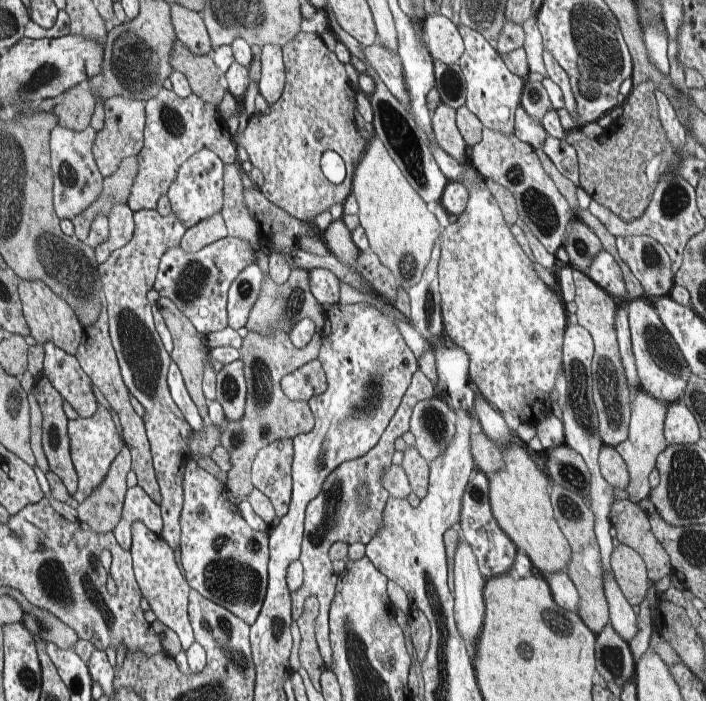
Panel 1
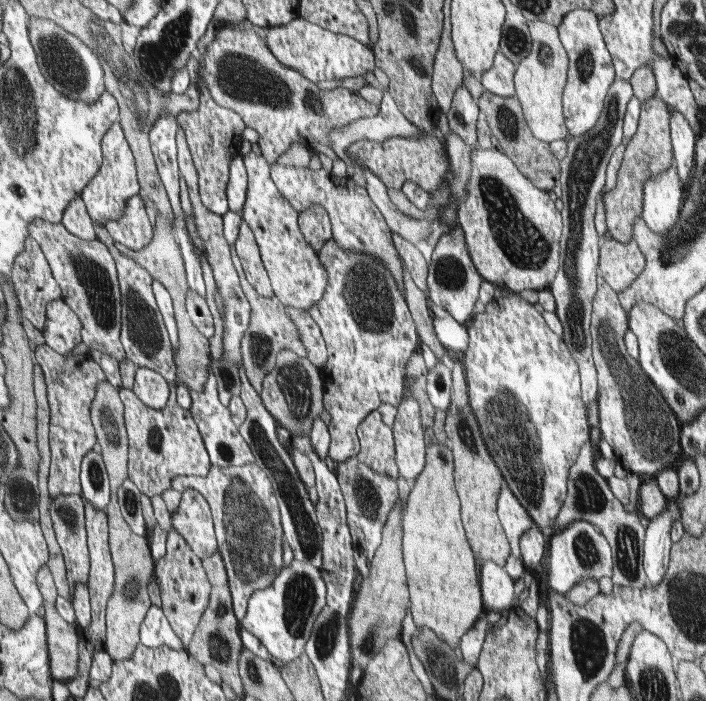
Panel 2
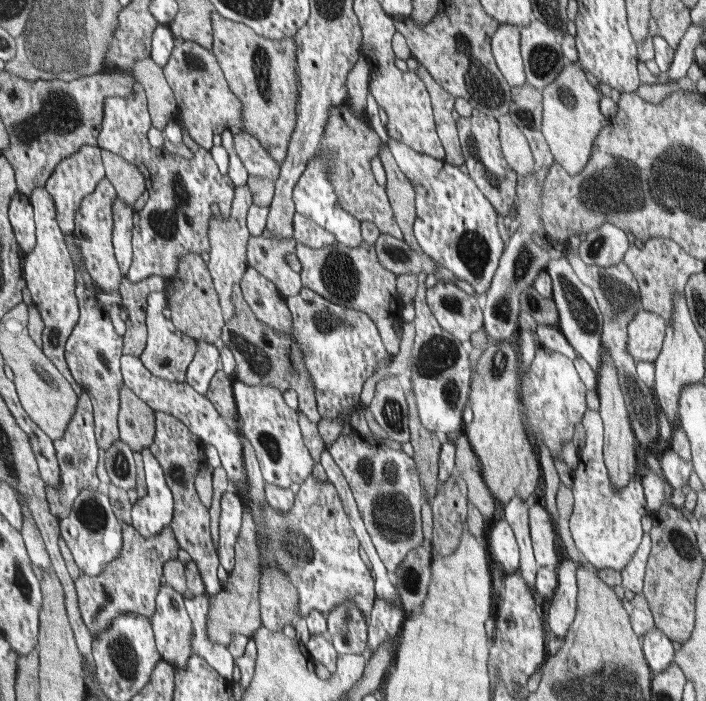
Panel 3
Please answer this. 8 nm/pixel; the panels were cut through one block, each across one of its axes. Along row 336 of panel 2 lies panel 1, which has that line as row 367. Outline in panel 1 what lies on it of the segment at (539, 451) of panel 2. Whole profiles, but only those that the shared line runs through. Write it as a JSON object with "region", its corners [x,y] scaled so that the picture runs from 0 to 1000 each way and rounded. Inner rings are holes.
{"region":[[[671,240],[676,248],[674,262],[661,265],[663,285],[660,300],[649,307],[646,317],[636,320],[632,328],[626,331],[620,348],[625,354],[623,379],[619,388],[623,391],[623,415],[625,415],[625,445],[627,449],[629,474],[640,484],[652,496],[660,501],[664,511],[664,539],[673,552],[673,559],[683,563],[708,591],[720,591],[751,596],[759,608],[765,599],[773,592],[780,591],[779,563],[782,553],[788,548],[788,536],[796,519],[796,482],[800,482],[799,468],[802,468],[802,442],[796,428],[790,425],[786,414],[779,414],[759,391],[756,377],[751,371],[751,365],[744,355],[734,348],[732,338],[727,335],[725,322],[717,317],[712,310],[711,298],[705,291],[704,281],[693,272],[688,255]]]}

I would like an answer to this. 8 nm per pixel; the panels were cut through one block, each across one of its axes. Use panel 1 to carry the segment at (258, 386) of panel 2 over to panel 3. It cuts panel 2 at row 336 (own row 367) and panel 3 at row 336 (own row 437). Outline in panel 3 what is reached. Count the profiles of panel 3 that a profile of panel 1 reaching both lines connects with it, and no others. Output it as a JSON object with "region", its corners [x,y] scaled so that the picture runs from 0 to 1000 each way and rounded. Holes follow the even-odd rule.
{"region":[[[339,404],[330,408],[330,434],[333,435],[333,454],[319,459],[312,489],[320,492],[327,501],[334,516],[334,542],[351,551],[385,551],[398,559],[418,556],[424,565],[424,582],[442,602],[450,603],[455,599],[449,583],[448,558],[442,549],[439,529],[431,521],[431,501],[425,489],[416,484],[416,468],[399,475],[382,466],[380,461],[368,458],[354,437],[346,428]]]}

